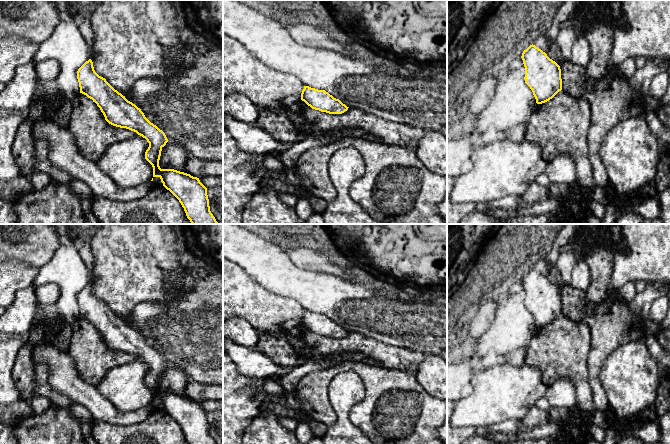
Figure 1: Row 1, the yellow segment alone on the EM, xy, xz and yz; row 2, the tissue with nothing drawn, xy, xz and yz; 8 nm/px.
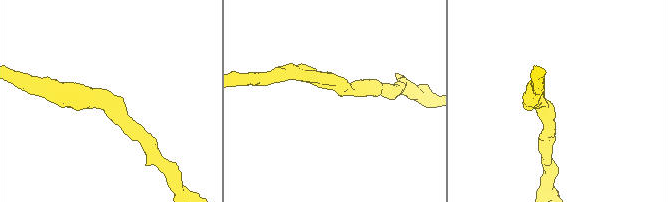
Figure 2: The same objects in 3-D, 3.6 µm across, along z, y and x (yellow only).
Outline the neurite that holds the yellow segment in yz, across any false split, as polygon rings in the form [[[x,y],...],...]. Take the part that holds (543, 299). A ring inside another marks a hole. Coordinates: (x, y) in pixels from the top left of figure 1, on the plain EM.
[[[532,268],[523,275],[521,282],[525,307],[532,314],[537,328],[549,325],[562,314],[560,290],[545,276]]]

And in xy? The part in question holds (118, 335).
[[[91,283],[77,295],[80,317],[97,328],[105,344],[116,351],[136,356],[149,367],[145,383],[153,391],[153,401],[159,401],[163,410],[181,427],[189,444],[216,444],[210,435],[207,412],[199,402],[174,393],[161,393],[162,372],[168,366],[165,357],[151,347],[135,328],[115,314],[99,300]]]

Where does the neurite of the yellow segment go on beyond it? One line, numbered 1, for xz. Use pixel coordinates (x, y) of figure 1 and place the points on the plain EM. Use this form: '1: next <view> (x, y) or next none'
1: next none

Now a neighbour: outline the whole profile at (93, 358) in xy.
[[[80,317],[71,325],[72,336],[67,353],[85,382],[96,386],[108,370],[138,359],[109,348],[97,328],[86,319]]]

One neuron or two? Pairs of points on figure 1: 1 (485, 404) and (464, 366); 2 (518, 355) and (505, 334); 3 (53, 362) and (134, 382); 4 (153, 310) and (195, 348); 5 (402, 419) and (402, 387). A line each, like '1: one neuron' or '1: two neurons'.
1: two neurons
2: two neurons
3: two neurons
4: one neuron
5: one neuron

